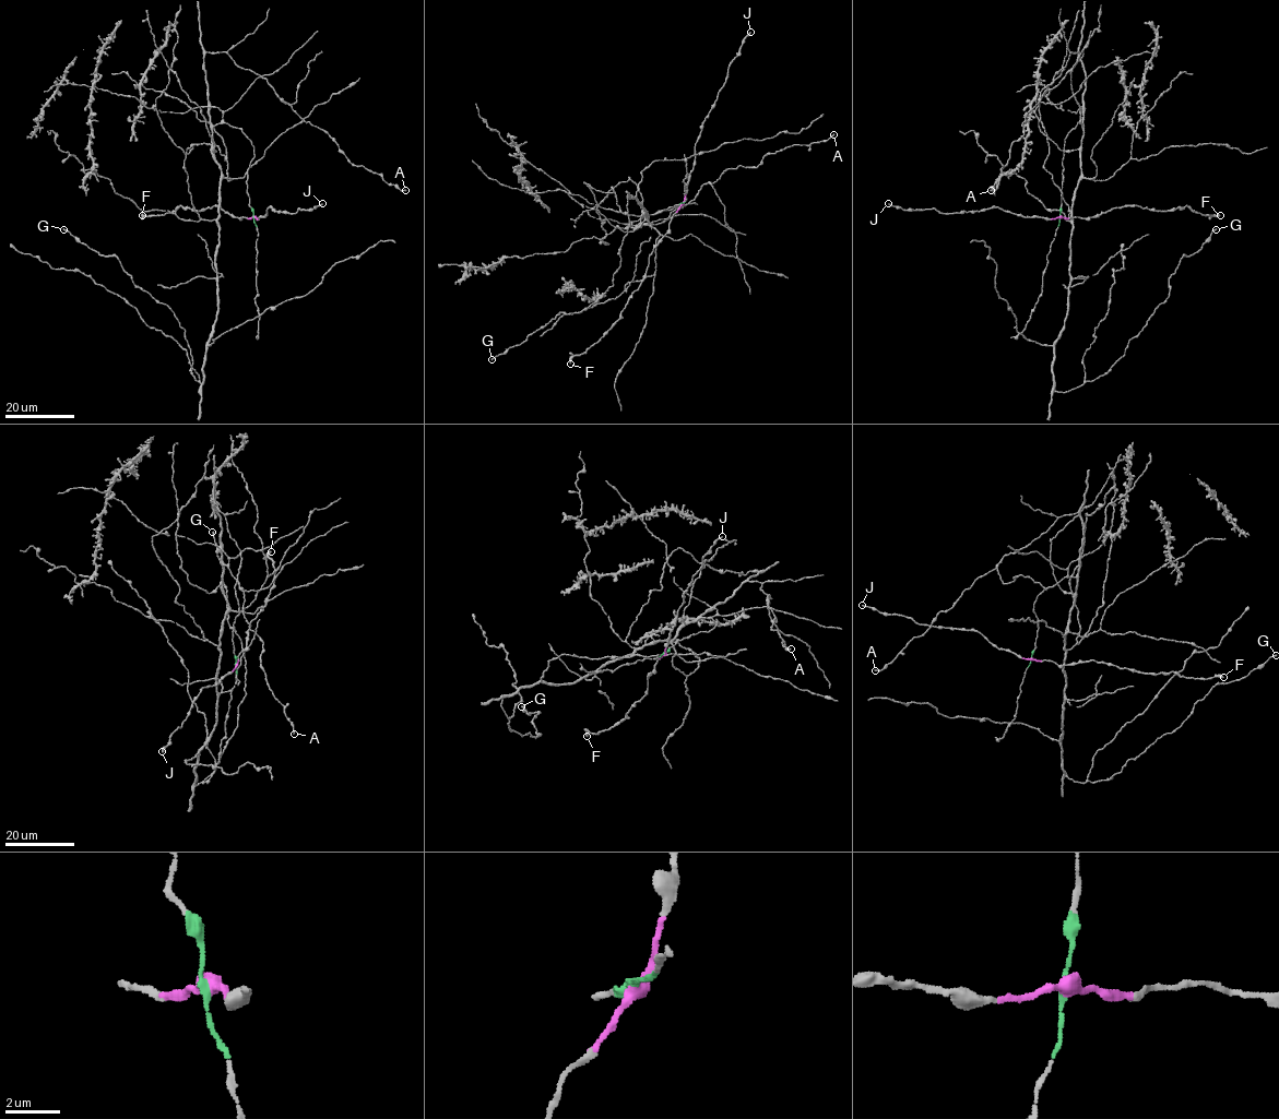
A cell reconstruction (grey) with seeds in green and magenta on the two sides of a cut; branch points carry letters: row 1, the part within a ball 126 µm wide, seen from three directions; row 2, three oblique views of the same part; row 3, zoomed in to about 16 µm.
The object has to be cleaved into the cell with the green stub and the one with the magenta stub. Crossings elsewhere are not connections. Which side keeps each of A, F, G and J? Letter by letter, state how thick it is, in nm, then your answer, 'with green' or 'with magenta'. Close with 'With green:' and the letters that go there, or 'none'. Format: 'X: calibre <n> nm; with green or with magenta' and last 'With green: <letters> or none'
A: calibre 190 nm; with green
F: calibre 420 nm; with magenta
G: calibre 240 nm; with green
J: calibre 200 nm; with magenta
With green: A, G

